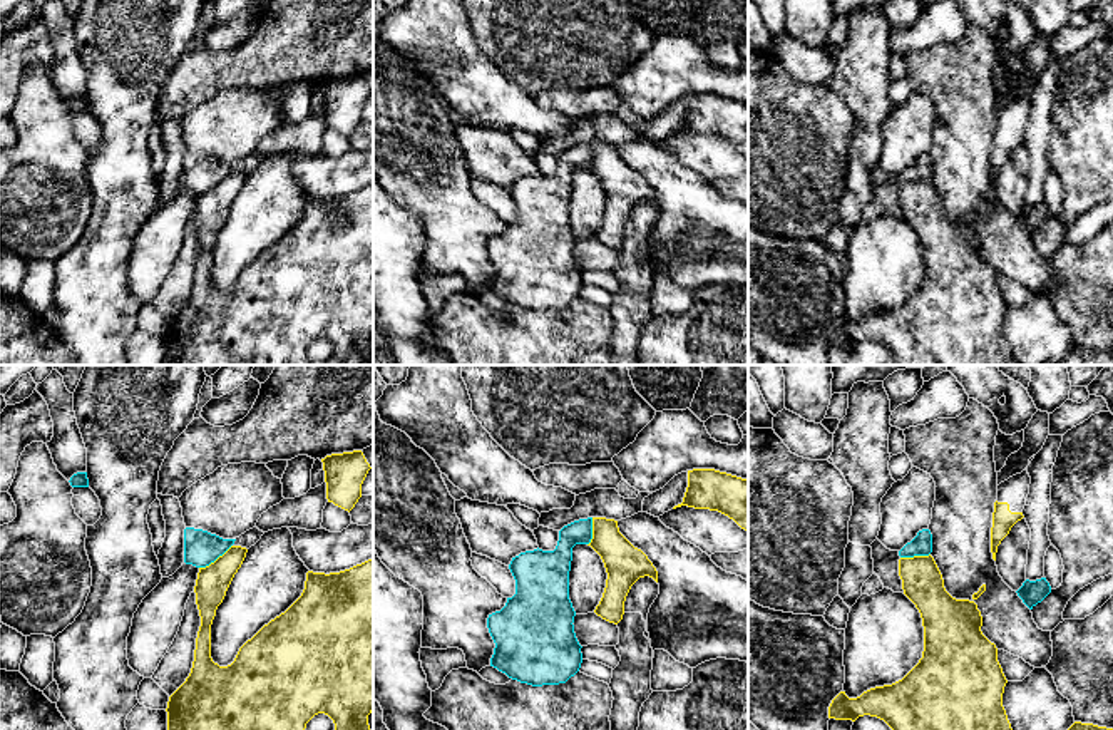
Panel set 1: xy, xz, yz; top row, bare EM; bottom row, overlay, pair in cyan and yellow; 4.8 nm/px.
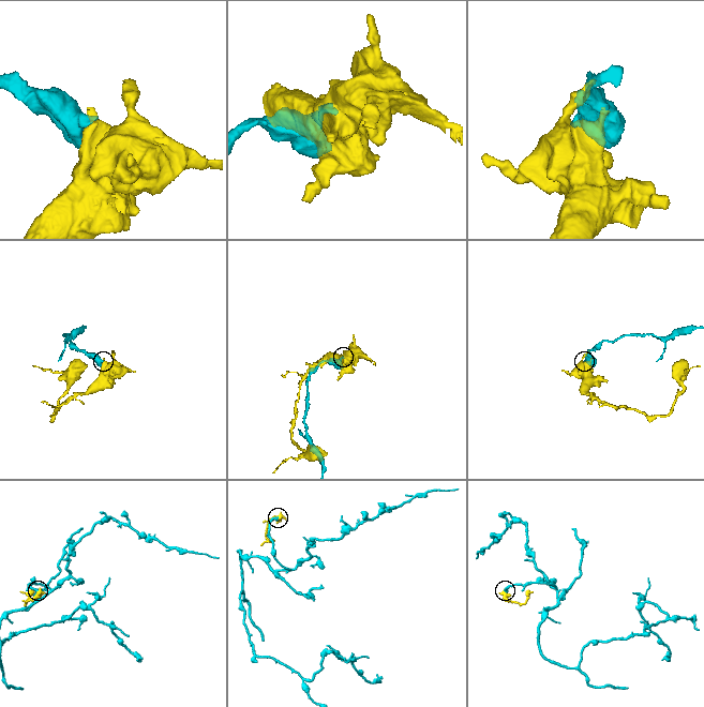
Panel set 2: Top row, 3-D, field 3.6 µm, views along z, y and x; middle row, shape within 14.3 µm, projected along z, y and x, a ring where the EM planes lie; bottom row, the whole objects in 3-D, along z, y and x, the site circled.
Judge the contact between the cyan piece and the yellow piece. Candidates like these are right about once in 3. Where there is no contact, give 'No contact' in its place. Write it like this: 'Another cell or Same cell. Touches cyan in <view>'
Another cell. Touches cyan in xy

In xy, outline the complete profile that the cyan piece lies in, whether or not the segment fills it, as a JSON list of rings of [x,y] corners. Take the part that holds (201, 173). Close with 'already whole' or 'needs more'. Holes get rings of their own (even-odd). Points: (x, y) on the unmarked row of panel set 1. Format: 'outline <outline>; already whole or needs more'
outline [[[184,154],[184,188],[206,193],[223,181],[236,164],[223,164],[203,154]]]; already whole

